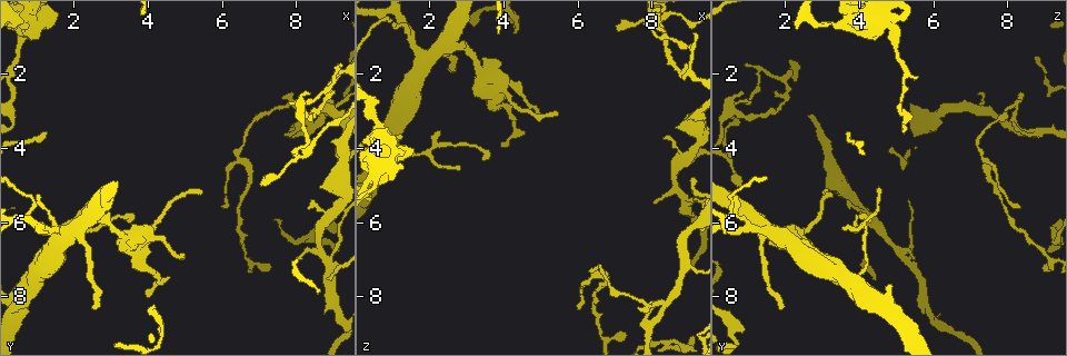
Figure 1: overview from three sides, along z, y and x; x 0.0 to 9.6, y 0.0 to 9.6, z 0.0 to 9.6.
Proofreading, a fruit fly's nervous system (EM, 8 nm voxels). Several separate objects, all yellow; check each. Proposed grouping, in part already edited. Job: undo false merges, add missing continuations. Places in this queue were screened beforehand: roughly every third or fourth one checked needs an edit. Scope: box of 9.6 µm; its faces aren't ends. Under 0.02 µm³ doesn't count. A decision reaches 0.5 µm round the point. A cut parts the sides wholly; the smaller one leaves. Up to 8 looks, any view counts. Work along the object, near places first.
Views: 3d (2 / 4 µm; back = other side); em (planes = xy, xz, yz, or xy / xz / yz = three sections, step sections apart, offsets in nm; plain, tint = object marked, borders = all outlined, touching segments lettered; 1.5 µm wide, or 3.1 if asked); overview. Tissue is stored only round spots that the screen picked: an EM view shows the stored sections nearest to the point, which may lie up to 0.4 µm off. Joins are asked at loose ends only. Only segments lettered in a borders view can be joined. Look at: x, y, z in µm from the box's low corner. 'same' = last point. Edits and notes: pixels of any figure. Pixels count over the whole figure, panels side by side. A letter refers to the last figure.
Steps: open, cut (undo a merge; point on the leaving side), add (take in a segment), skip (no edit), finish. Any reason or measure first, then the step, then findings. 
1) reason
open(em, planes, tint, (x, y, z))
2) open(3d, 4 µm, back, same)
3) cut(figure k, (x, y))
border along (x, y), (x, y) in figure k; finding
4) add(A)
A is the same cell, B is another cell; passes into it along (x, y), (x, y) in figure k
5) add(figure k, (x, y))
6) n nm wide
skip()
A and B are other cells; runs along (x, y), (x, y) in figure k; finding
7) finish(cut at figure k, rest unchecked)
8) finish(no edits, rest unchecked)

abrupt turn
open(3d, 2 µm, (6.40, 4.15, 7.25))

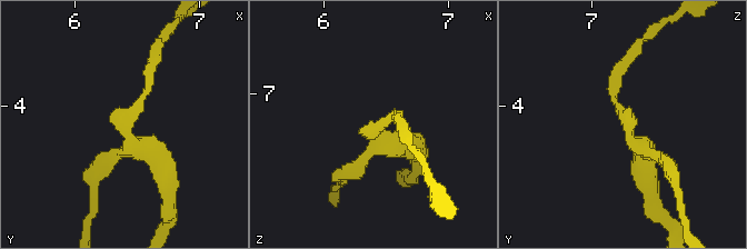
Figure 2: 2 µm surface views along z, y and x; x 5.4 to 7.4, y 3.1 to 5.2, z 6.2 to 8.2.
now the EM
open(em, xy, step 4, tint, (6.42, 4.14, 7.28))

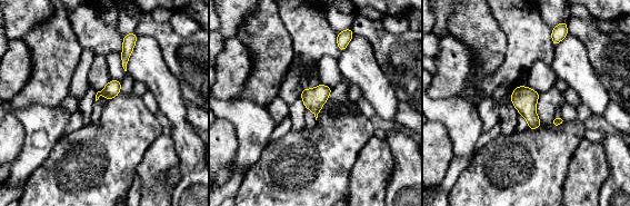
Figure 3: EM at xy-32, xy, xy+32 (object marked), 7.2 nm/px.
see the neighbours
open(em, xy, step 4, borders, same)

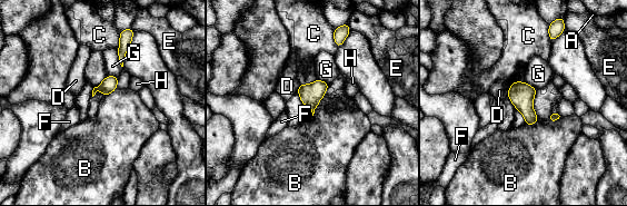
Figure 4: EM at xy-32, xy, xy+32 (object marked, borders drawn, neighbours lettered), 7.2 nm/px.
B touches over 170 nm
skip()
A, B, C, D, E, F, G and H are other cells; continuous, no second cell

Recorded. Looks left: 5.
tapers out
open(em, planes, plain, (5.50, 5.15, 3.00))

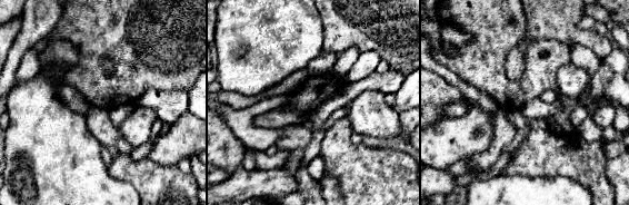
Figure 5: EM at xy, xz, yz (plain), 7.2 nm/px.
open(em, planes, borders, same)

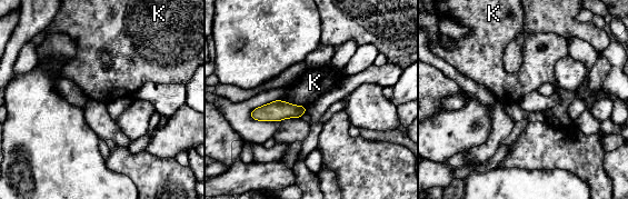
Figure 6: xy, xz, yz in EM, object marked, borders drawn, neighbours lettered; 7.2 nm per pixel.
skip()
K is another cell; border along (279, 99), (306, 107) in figure 6; no lettered segment goes on from it

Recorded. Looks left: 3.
an open end
open(em, planes, borders, (4.00, 8.00, 4.00))

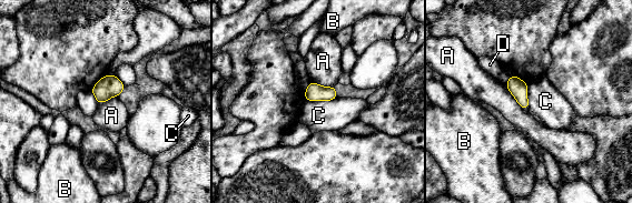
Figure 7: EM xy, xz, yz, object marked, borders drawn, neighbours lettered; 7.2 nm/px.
skip()
A, B, C and D are other cells; border along (336, 97), (331, 100), (306, 100) in figure 7; no lettered segment goes on from it

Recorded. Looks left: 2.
finish(no edits, rest unchecked)

